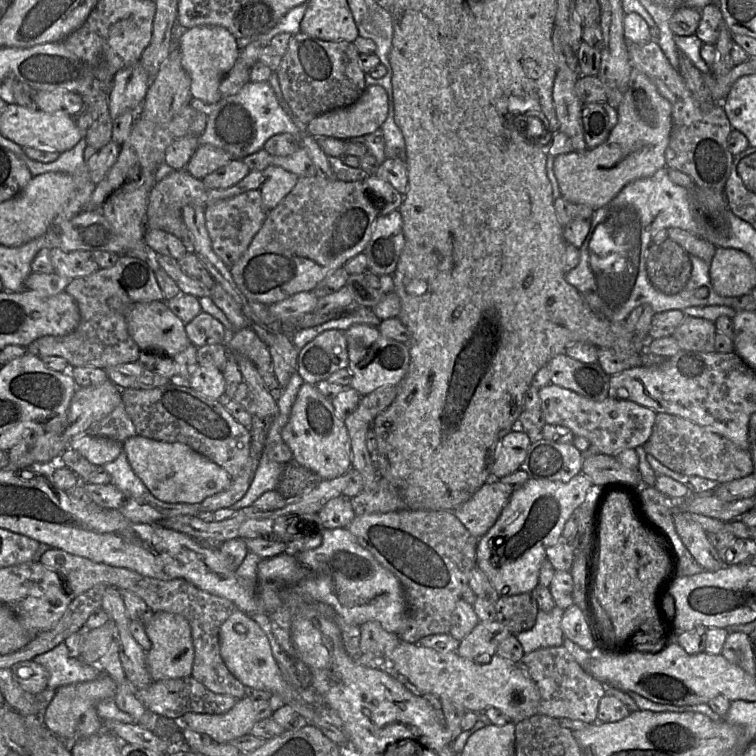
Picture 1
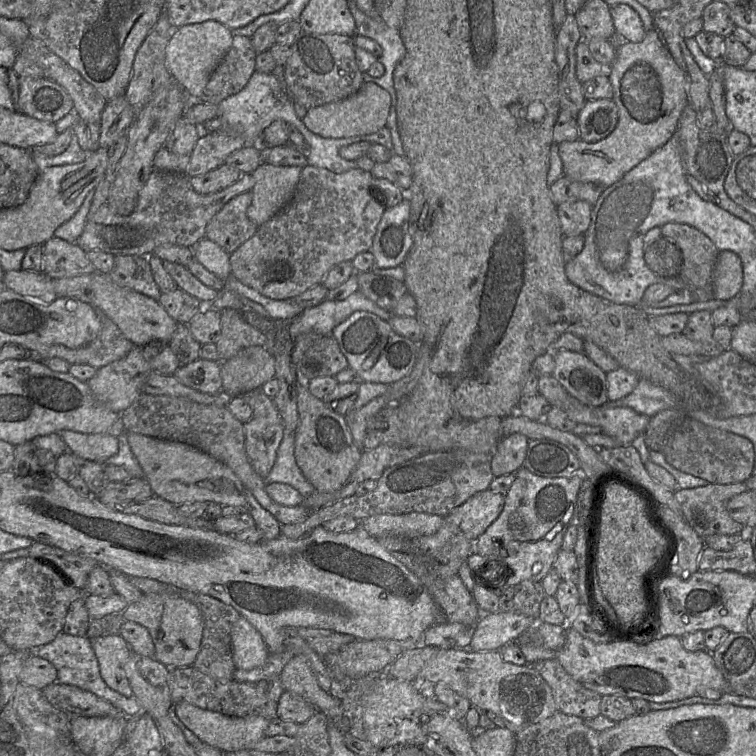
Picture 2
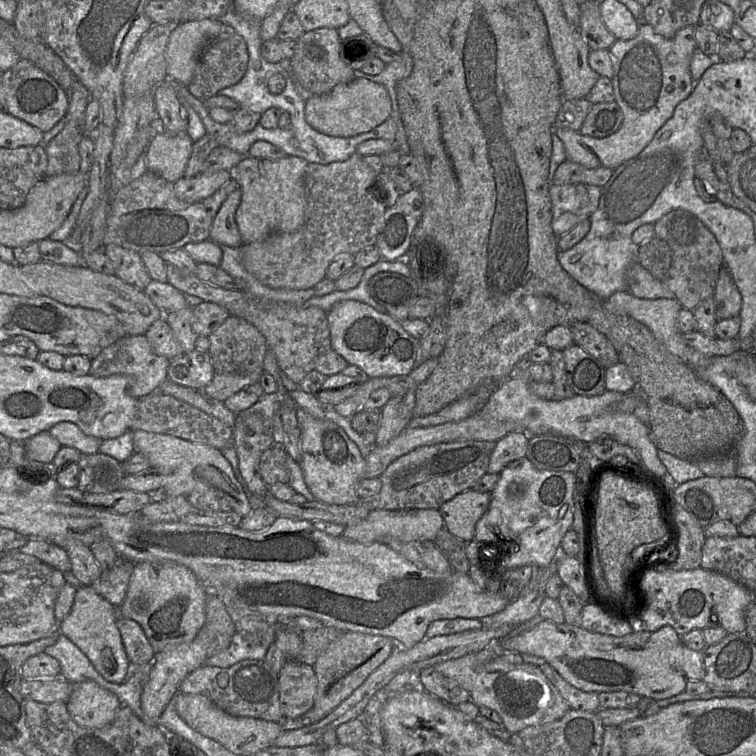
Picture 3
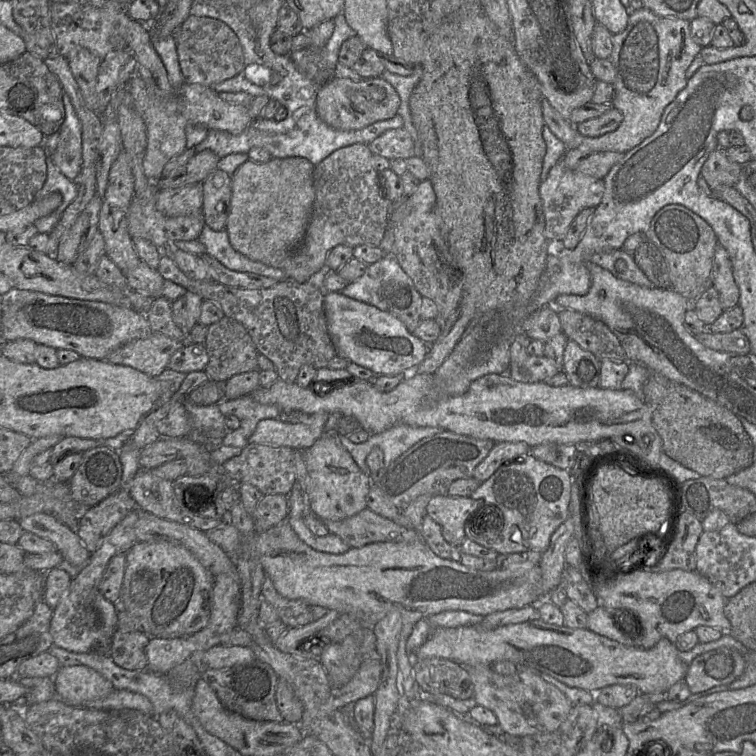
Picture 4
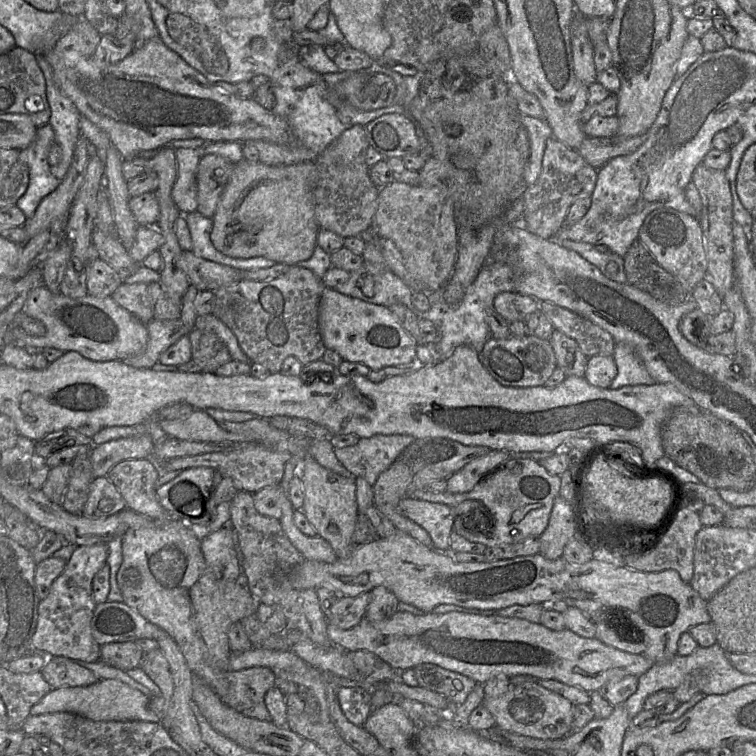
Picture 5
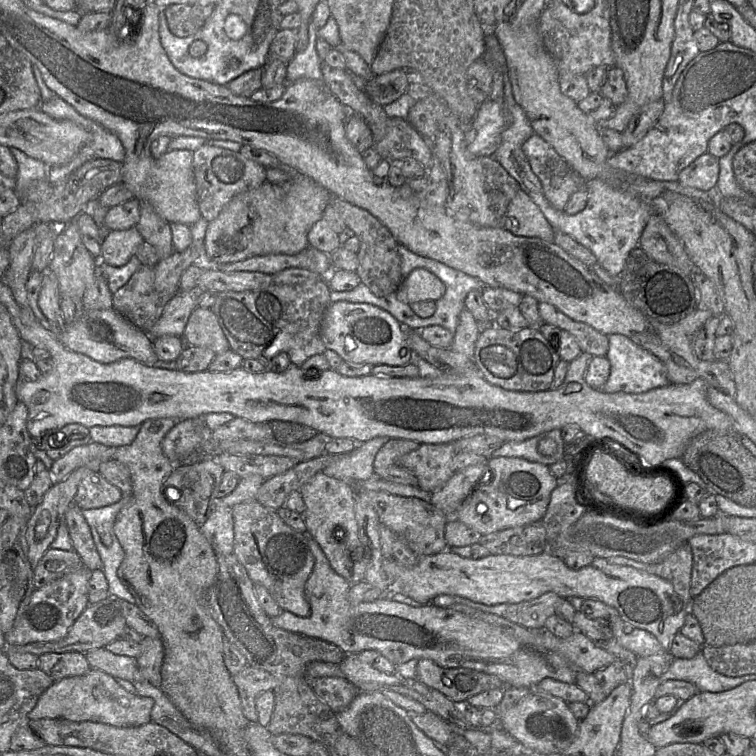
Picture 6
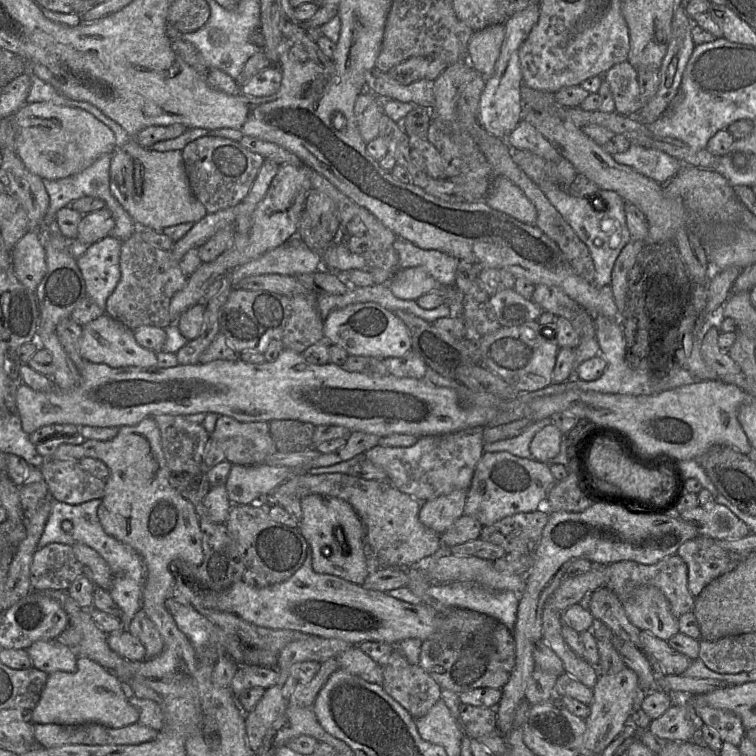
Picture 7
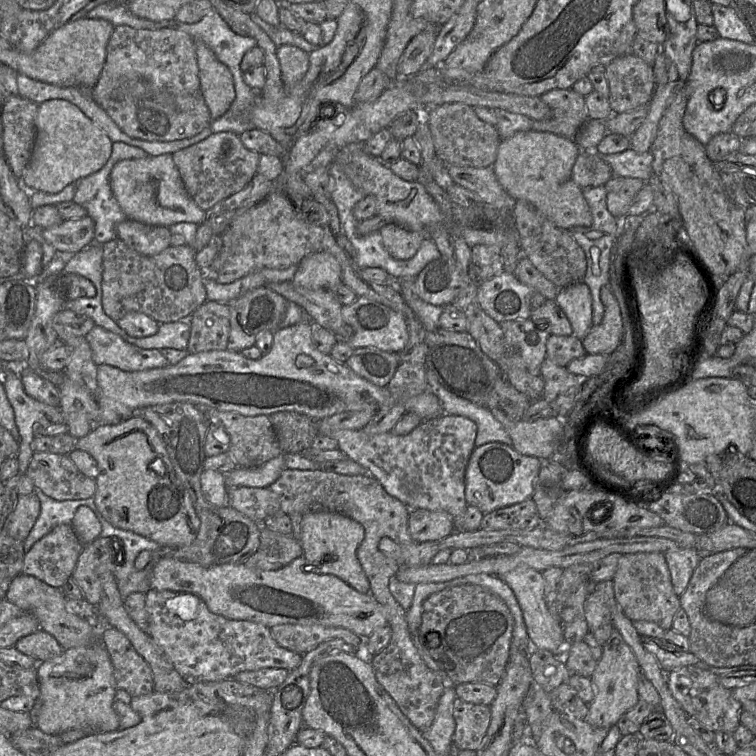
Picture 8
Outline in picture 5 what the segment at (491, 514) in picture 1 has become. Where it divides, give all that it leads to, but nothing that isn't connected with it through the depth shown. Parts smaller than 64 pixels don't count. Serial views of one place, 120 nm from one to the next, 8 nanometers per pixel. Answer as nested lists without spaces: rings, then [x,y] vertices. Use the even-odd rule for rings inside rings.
[[[406,496],[398,503],[399,512],[424,528],[430,535],[435,551],[447,551],[456,516],[477,508],[476,501],[467,500],[455,508]]]

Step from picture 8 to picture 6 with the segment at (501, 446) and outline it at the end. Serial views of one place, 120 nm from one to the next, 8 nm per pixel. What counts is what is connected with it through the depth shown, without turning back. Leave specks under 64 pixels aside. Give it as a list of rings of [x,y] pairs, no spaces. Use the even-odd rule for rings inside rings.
[[[498,457],[487,460],[487,471],[482,481],[462,503],[454,516],[460,522],[476,530],[481,535],[507,528],[532,524],[541,521],[546,513],[552,491],[558,486],[558,479],[550,472],[549,466],[530,462],[522,458]]]

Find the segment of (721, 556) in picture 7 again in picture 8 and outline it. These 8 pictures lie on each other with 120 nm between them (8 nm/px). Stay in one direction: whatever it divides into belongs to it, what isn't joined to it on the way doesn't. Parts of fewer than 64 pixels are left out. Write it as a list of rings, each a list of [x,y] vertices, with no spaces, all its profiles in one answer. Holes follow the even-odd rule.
[[[682,548],[664,553],[674,592],[680,596],[687,588],[691,576],[701,560],[694,548]]]

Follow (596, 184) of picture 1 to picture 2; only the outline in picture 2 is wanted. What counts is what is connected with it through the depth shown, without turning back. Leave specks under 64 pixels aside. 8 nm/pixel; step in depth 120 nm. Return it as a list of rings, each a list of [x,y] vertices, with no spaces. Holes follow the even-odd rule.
[[[656,28],[646,31],[640,42],[621,41],[606,73],[613,88],[612,100],[619,112],[615,129],[595,143],[579,138],[558,144],[565,176],[603,187],[619,181],[629,170],[667,143],[677,130],[683,109],[689,104],[683,71]]]

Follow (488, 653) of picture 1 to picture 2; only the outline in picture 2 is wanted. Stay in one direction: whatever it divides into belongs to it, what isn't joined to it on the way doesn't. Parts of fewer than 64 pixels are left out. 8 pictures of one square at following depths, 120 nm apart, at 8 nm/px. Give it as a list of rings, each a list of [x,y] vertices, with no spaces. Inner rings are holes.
[[[513,612],[484,613],[475,625],[468,649],[474,652],[500,650],[534,625],[538,619]]]

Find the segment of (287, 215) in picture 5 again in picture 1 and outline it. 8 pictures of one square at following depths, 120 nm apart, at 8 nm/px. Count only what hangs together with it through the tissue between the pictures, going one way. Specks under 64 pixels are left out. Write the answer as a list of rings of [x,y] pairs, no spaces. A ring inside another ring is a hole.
[[[272,165],[262,173],[264,181],[259,191],[265,209],[270,211],[292,191],[299,177],[281,167]]]

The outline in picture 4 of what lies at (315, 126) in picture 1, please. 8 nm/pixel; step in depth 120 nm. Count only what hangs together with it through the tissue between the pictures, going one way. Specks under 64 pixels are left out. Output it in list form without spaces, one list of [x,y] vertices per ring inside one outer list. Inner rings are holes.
[[[334,77],[321,85],[316,96],[316,113],[327,125],[338,130],[360,130],[375,122],[394,117],[400,105],[395,88],[381,77],[355,81]]]

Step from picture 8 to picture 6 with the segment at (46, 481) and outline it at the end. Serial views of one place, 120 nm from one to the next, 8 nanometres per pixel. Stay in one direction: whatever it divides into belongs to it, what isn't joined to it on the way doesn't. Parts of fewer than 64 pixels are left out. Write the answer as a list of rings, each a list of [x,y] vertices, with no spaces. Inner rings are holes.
[[[91,471],[79,483],[73,503],[80,509],[94,509],[112,505],[122,499],[121,491],[99,472]]]

